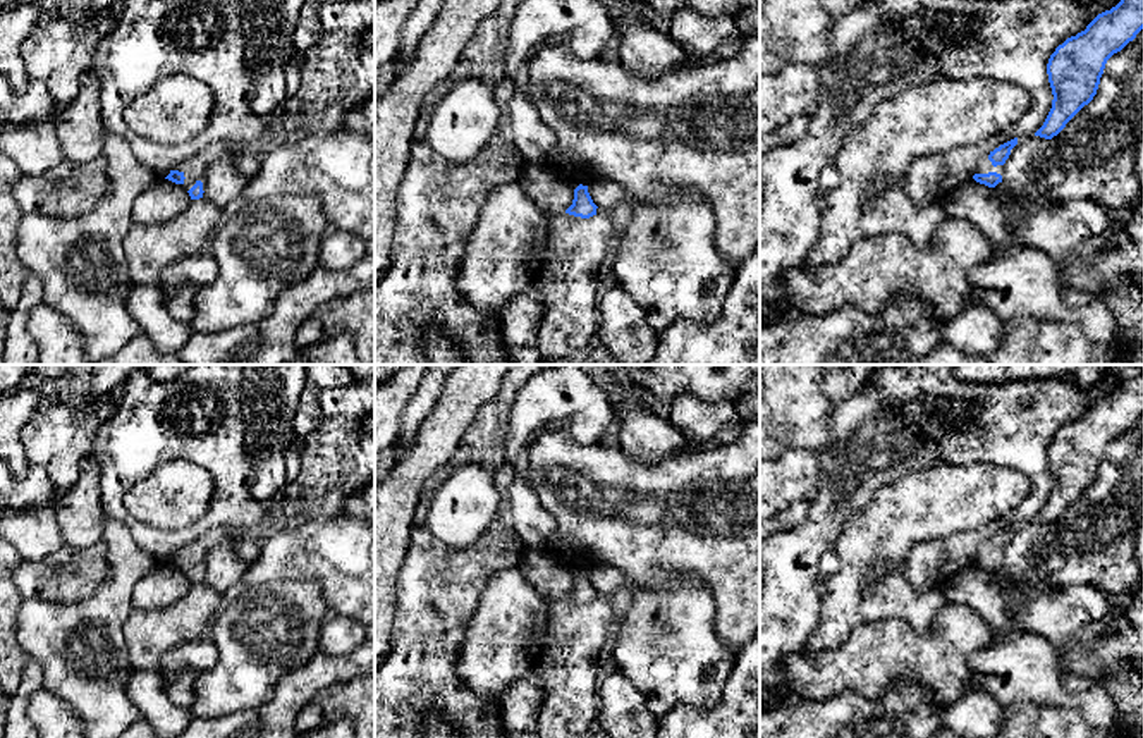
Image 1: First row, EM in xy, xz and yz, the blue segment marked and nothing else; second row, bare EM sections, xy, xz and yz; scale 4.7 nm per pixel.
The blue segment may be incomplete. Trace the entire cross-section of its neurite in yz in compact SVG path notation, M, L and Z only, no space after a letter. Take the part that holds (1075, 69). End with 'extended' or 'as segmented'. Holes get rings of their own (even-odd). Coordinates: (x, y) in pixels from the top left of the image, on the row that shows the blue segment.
M1121 0L1055 48L1047 64L1052 108L1035 136L1052 139L1097 95L1107 60L1143 29L1143 0Z | as segmented

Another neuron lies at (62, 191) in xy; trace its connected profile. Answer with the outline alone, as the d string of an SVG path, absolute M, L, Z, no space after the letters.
M62 160L41 175L21 175L14 198L24 213L77 217L88 213L108 193L107 160L89 163Z

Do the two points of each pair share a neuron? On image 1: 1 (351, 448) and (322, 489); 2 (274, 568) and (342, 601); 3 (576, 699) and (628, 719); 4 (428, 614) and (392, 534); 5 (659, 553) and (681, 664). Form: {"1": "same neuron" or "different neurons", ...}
{"1": "same neuron", "2": "same neuron", "3": "different neurons", "4": "different neurons", "5": "different neurons"}

